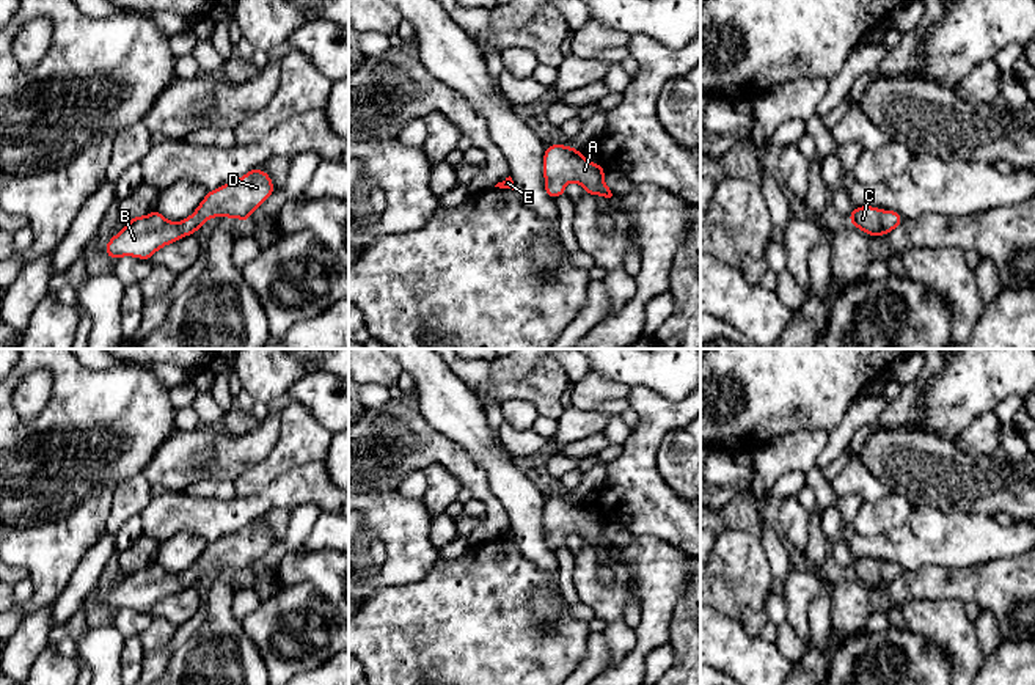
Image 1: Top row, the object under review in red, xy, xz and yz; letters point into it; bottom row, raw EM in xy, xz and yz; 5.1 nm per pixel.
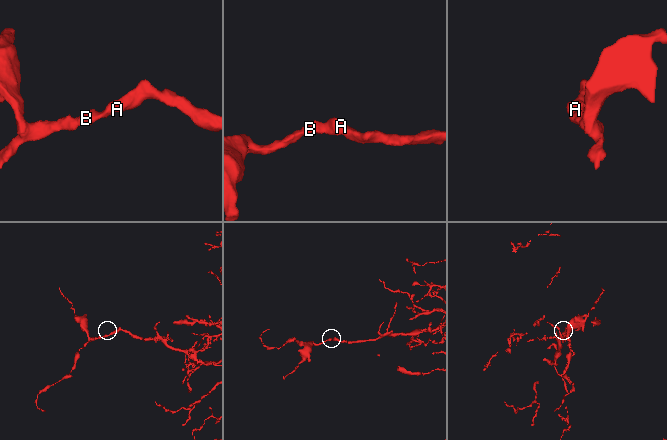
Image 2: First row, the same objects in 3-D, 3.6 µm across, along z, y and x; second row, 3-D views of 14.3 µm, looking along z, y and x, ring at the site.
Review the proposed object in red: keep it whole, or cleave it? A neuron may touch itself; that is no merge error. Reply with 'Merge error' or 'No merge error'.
No merge error

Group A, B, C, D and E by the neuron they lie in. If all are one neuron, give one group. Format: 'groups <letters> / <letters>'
groups A B C D E

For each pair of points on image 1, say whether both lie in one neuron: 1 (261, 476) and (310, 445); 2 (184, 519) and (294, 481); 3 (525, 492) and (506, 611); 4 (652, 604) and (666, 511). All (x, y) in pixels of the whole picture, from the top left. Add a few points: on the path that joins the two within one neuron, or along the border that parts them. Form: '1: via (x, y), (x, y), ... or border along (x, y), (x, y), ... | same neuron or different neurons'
1: via (274, 465), (297, 446) | same neuron
2: via (211, 517), (228, 517), (267, 498) | same neuron
3: border along (514, 541), (517, 549), (542, 571) | different neurons
4: border along (638, 534), (652, 534), (683, 552) | different neurons

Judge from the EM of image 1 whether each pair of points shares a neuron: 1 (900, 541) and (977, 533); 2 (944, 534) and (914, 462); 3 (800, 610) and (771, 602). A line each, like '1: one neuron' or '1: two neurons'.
1: one neuron
2: two neurons
3: two neurons

